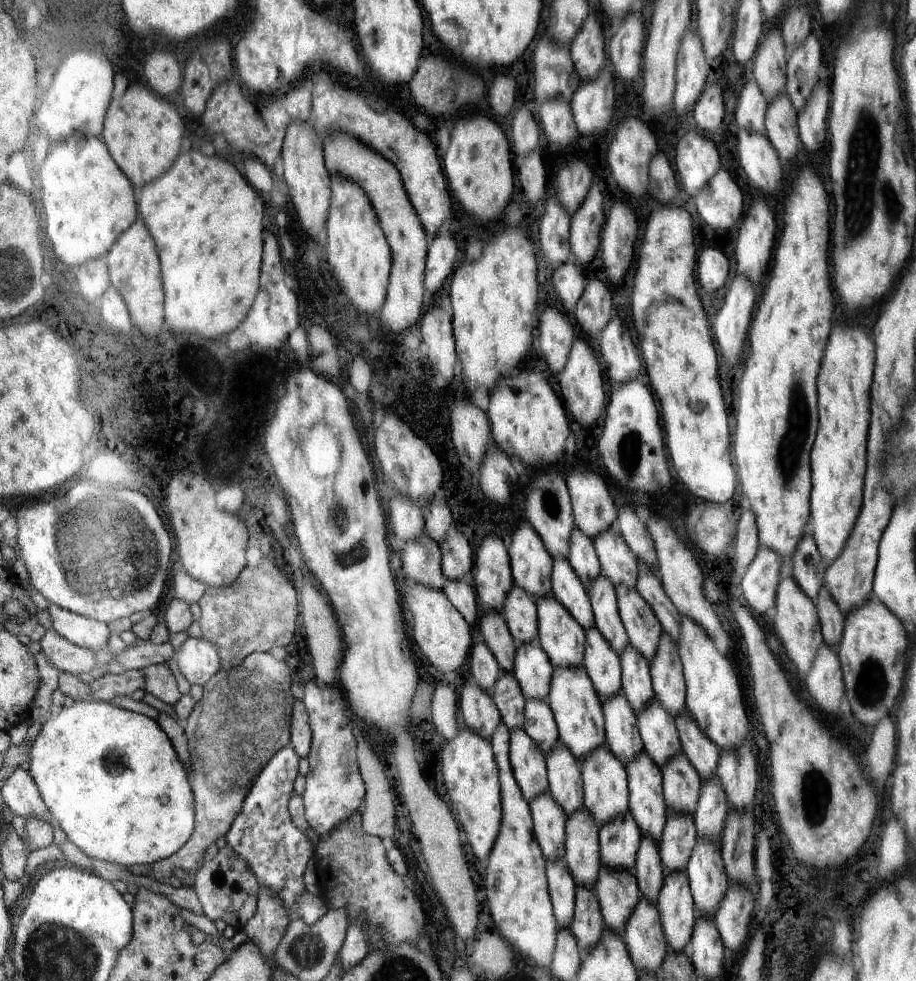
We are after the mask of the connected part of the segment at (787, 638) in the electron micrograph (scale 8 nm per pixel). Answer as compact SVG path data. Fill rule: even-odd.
M783 572L776 590L776 632L782 638L782 644L786 648L786 656L796 666L798 676L804 678L804 674L810 670L816 650L823 642L820 622L818 620L815 603L808 598L808 594L800 588L800 584L790 576L789 572Z

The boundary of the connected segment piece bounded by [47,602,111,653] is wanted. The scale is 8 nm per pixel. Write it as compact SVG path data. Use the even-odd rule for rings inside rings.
M50 602L47 609L54 626L53 630L64 635L70 642L90 648L94 653L108 647L111 632L104 622L81 616L54 602Z

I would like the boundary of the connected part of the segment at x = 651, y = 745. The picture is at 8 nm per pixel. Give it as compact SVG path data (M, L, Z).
M653 699L640 714L636 714L636 718L643 751L656 766L661 768L668 758L674 758L682 750L675 720L657 699Z

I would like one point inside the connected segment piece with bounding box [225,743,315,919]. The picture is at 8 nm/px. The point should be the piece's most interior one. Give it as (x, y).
(263, 834)

